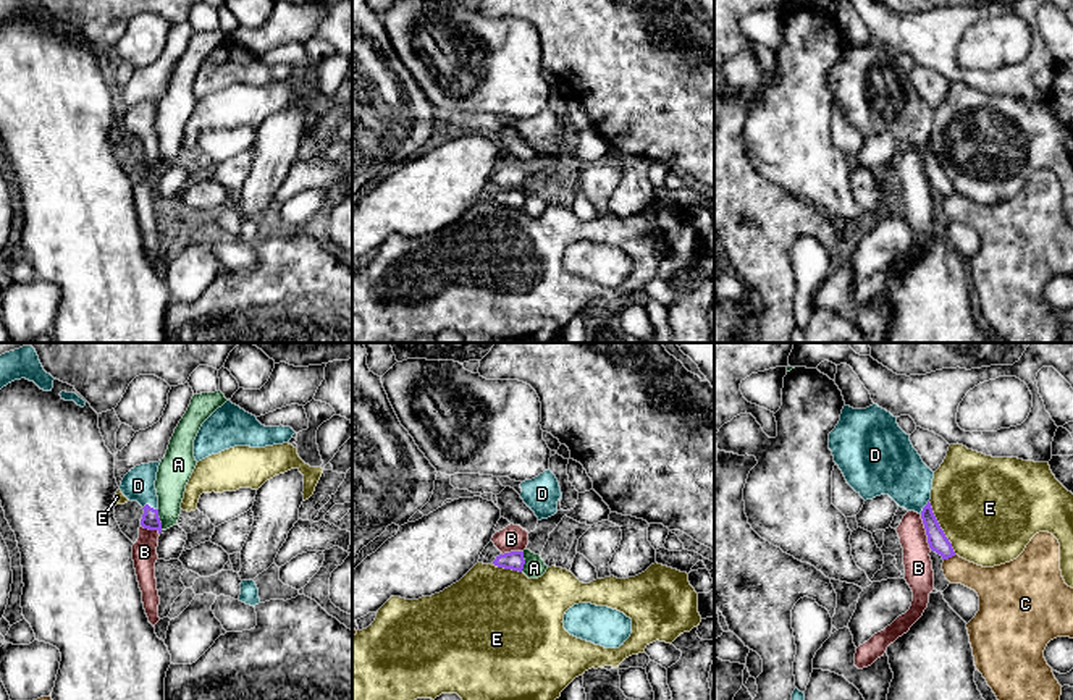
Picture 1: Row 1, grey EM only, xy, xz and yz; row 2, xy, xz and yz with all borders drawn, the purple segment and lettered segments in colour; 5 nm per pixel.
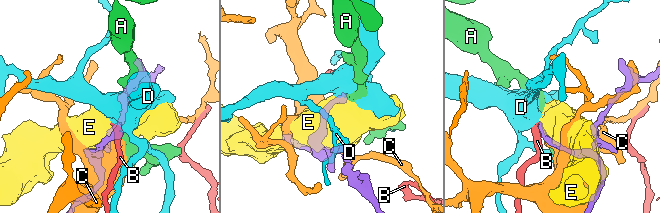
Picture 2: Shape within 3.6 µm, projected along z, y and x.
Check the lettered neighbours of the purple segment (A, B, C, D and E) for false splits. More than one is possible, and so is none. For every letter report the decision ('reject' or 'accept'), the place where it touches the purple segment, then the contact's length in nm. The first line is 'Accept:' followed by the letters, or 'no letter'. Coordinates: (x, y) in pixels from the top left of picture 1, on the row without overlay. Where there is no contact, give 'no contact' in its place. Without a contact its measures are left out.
Accept: D
A: reject; contact xy (159, 157); length 110 nm
B: reject; contact yz (926, 170); length 190 nm
C: reject; contact yz (949, 194); length 70 nm
D: accept; contact xy (149, 144); length 80 nm
E: reject; contact yz (939, 165); length 300 nm

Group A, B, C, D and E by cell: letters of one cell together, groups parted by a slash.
A / B / C / D / E

